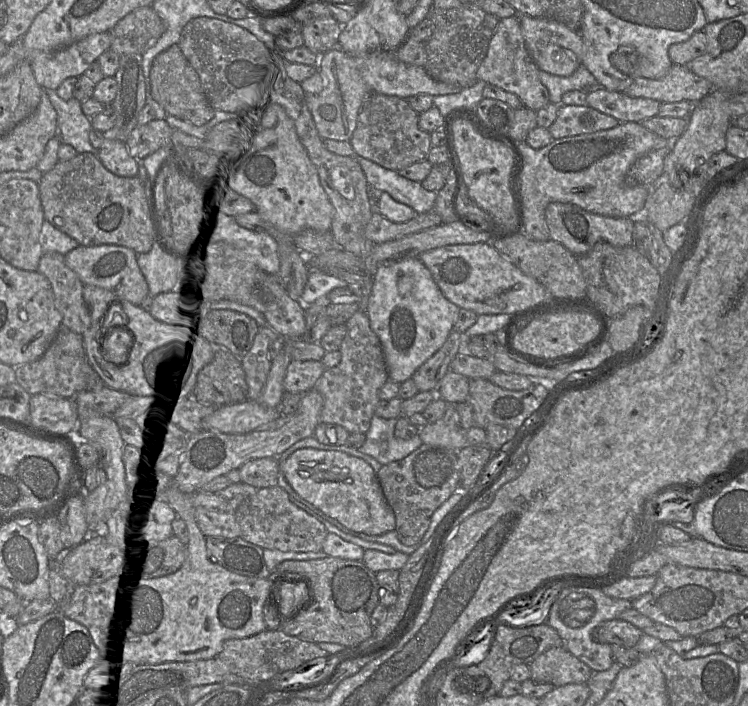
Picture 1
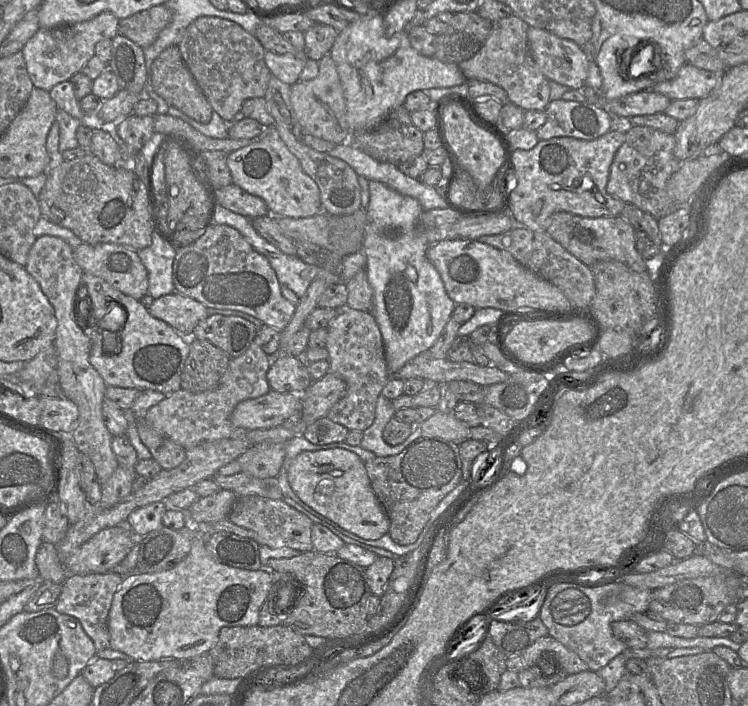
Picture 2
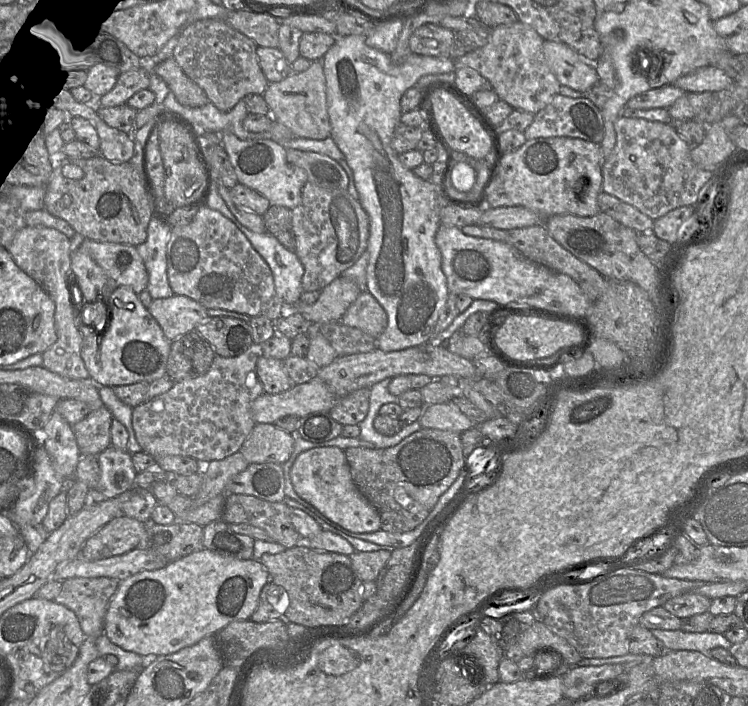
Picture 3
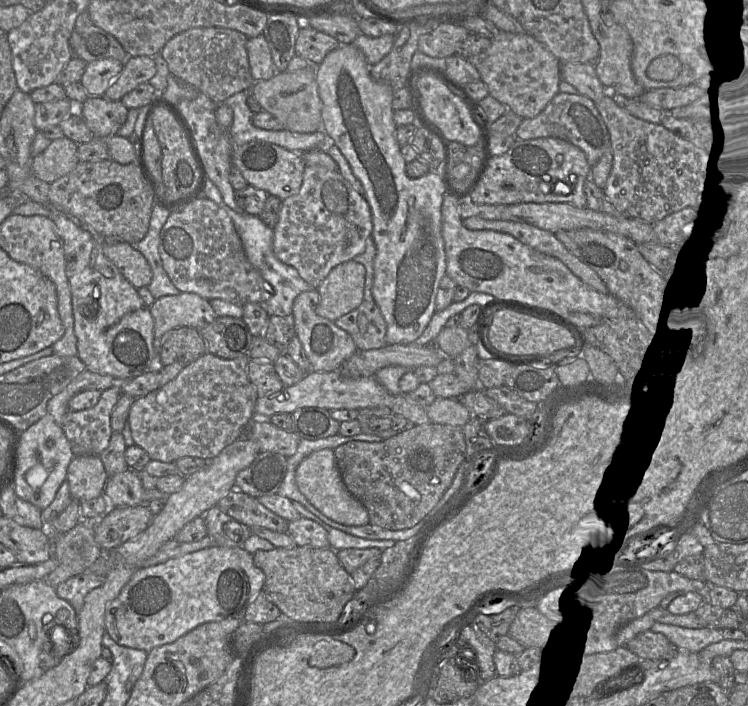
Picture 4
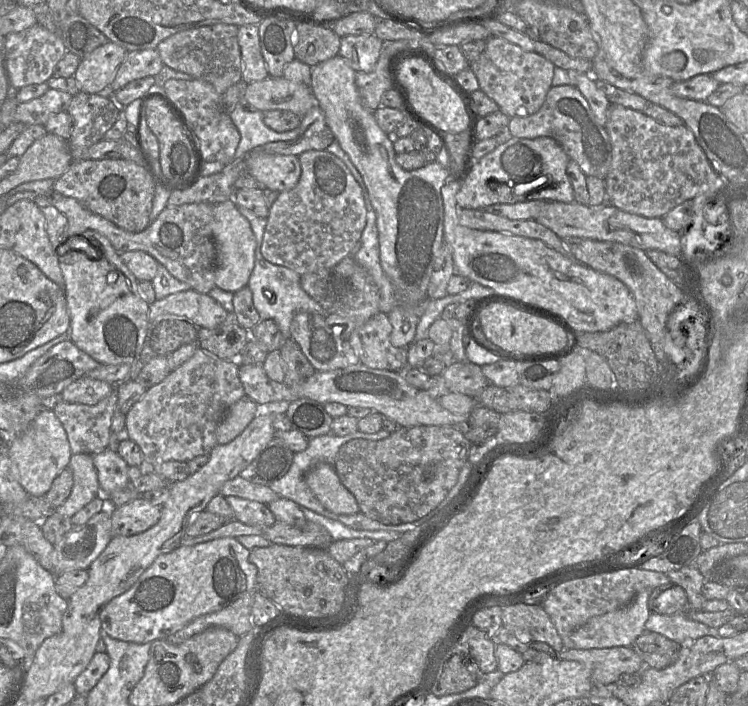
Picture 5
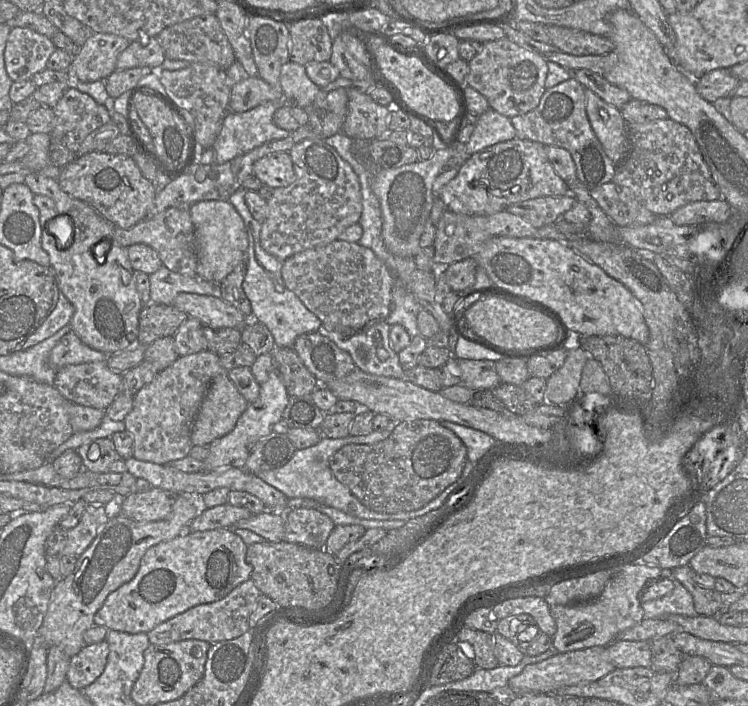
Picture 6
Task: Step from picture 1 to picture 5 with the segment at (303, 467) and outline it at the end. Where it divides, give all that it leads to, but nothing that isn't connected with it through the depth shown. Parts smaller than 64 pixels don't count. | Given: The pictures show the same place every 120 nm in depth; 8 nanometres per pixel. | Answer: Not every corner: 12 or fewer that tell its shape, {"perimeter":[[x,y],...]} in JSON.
{"perimeter":[[332,464],[315,465],[306,482],[326,509],[360,512]]}

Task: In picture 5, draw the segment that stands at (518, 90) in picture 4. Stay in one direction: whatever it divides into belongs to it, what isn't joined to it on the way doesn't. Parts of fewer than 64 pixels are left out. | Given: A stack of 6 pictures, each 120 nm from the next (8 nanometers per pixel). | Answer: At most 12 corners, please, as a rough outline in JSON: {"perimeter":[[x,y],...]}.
{"perimeter":[[491,36],[470,62],[511,118],[541,108],[555,65]]}

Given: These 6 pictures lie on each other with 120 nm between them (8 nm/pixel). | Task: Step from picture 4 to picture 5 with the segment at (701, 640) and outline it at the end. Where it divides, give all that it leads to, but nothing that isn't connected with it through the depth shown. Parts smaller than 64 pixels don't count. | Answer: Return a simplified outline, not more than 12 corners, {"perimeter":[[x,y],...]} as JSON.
{"perimeter":[[687,609],[673,615],[651,612],[645,630],[681,645],[710,635]]}

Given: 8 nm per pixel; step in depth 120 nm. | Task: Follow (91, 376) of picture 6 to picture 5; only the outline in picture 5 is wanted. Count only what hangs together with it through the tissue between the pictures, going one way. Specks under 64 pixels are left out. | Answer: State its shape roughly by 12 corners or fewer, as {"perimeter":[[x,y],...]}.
{"perimeter":[[83,376],[60,394],[68,403],[96,405],[114,384]]}

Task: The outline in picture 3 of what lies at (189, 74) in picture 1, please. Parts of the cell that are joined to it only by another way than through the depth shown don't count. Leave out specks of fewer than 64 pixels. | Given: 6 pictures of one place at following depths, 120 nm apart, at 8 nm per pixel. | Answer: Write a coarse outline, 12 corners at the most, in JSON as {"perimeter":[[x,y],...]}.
{"perimeter":[[173,57],[156,73],[181,105],[210,102]]}

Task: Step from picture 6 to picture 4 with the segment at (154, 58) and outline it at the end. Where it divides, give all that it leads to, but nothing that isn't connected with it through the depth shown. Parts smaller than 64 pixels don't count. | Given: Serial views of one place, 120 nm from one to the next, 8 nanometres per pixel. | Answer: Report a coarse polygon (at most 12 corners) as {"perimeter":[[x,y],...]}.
{"perimeter":[[130,57],[104,97],[121,99],[156,75],[154,57]]}

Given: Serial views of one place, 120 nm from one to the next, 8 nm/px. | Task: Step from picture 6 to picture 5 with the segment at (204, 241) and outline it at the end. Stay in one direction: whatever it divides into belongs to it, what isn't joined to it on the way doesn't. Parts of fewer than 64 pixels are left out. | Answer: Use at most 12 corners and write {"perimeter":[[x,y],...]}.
{"perimeter":[[233,199],[213,206],[215,285],[248,286],[256,238]]}

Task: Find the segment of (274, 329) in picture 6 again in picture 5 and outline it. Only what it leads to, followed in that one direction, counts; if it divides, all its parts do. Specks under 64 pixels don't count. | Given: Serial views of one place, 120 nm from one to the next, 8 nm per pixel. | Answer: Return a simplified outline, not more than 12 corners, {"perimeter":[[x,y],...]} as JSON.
{"perimeter":[[238,206],[256,238],[248,287],[285,338],[299,312],[326,315],[293,270],[261,253],[267,218]]}

